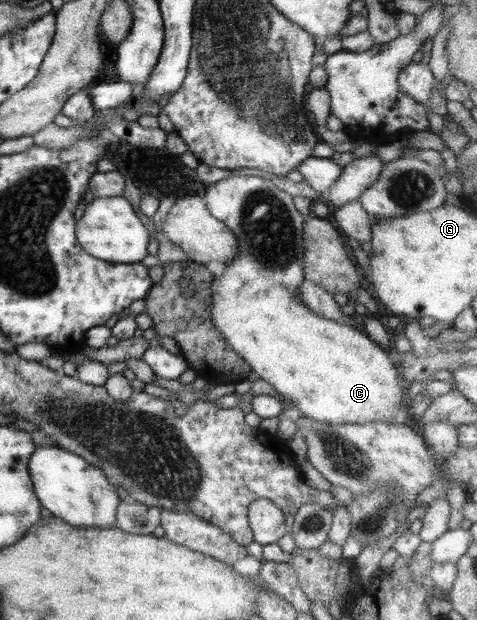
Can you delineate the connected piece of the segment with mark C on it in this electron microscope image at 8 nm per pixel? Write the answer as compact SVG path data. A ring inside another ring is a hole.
M229 174L225 179L209 184L206 189L205 203L207 209L218 219L223 221L229 229L233 230L238 239L238 256L233 261L225 263L223 274L219 277L213 276L213 282L209 286L211 291L211 301L209 301L209 319L221 331L225 341L230 345L243 360L250 366L253 373L256 373L263 381L267 381L273 389L285 398L291 398L296 403L296 407L303 416L317 422L328 422L329 424L358 424L365 425L372 422L387 422L387 420L404 420L402 413L402 403L408 407L407 394L401 387L398 367L395 356L392 353L381 348L376 342L371 341L367 333L361 333L361 330L353 329L349 325L337 323L320 317L307 308L305 301L301 300L301 282L305 279L303 271L303 224L307 216L297 211L293 204L293 196L287 192L282 192L271 180L260 176L247 174Z

